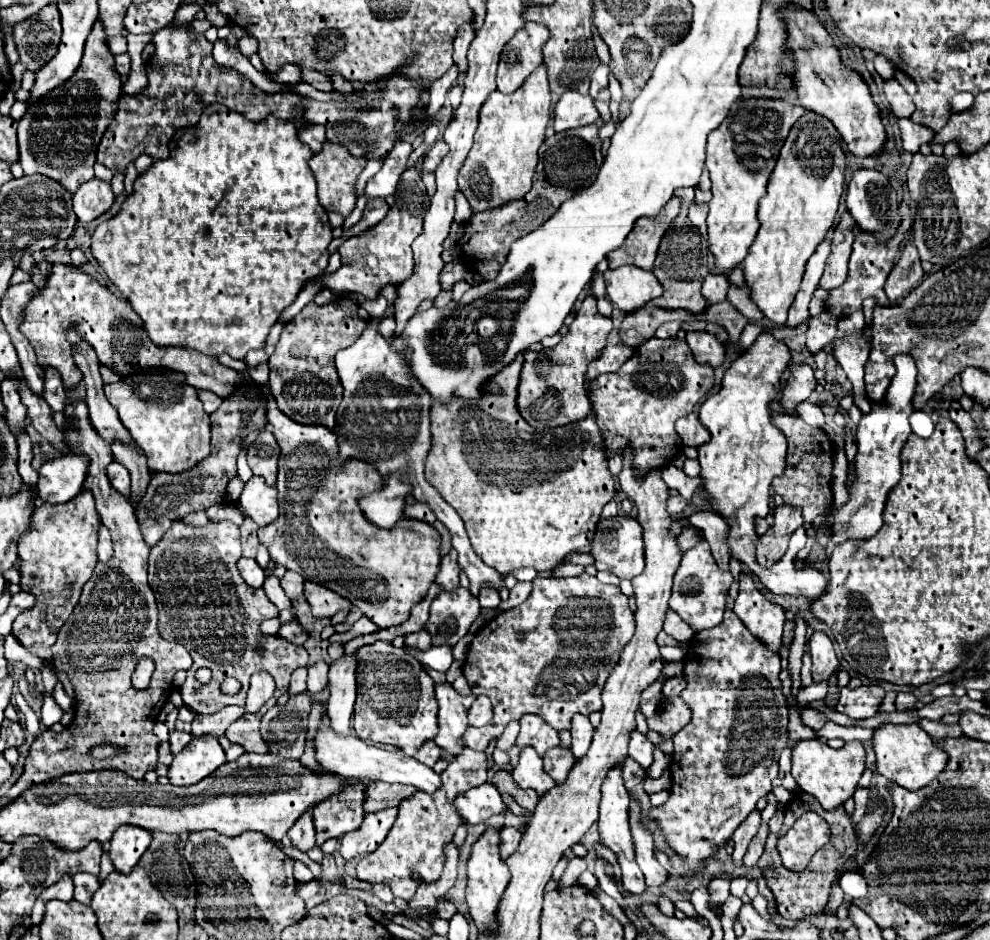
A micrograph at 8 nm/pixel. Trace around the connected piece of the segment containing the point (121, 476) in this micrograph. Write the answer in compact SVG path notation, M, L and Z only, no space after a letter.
M111 463L109 467L107 467L107 477L109 477L109 481L111 481L111 485L123 495L123 497L127 497L129 499L129 495L131 495L131 487L129 487L129 471L123 467L123 465L119 465L119 463Z

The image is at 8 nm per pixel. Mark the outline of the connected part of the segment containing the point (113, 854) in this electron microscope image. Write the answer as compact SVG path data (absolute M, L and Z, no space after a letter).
M123 825L113 833L111 847L109 847L109 859L113 861L115 871L119 873L131 873L131 869L137 865L141 855L147 851L151 843L151 833L139 827Z

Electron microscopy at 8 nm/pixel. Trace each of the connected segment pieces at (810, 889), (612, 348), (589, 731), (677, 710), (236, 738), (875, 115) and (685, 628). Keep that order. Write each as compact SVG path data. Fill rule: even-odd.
M797 793L785 807L785 821L783 827L779 831L779 835L769 835L767 837L767 845L765 851L759 859L759 869L763 873L763 877L767 879L767 887L771 889L775 903L777 903L777 913L783 919L805 919L809 915L827 915L827 901L829 901L829 893L831 893L831 885L849 869L847 861L857 857L857 837L853 831L853 823L851 817L845 813L843 807L837 807L833 811L825 811L821 809L819 801L815 797L811 797L809 793ZM807 811L815 811L817 815L821 815L831 829L831 839L829 843L823 847L823 851L817 851L807 867L807 871L803 873L789 873L783 865L781 859L777 855L777 839L781 835L785 835L789 831L789 827L795 823L795 819L799 819L803 813Z
M623 343L607 345L605 351L601 353L601 357L595 359L593 363L589 363L585 389L589 389L589 383L591 383L597 375L617 372L619 367L621 367L633 353L635 353L635 349L631 349L631 345L623 345Z
M575 715L573 717L573 727L571 727L571 737L573 737L573 745L571 745L571 753L575 759L583 757L591 745L591 737L593 737L593 725L589 723L589 719L585 715Z
M663 697L657 713L647 719L649 729L657 731L665 739L673 739L679 729L691 721L691 709L681 697Z
M261 707L261 711L255 713L255 715L243 715L243 717L239 717L227 729L225 737L231 743L241 745L245 751L251 751L251 753L269 753L269 741L265 741L261 737L261 731L259 731L259 721L261 721L261 717L263 717L265 711L267 711L267 707Z
M785 7L779 11L779 15L783 15L787 21L789 49L797 63L793 85L805 109L827 117L855 157L877 155L885 145L885 127L879 117L879 107L873 103L865 81L855 71L841 65L839 51L815 13Z
M669 611L669 613L667 613L663 631L665 631L667 635L671 635L673 639L677 639L677 641L691 641L691 637L695 635L695 633L689 629L689 625L685 625L685 623L681 621L681 617L675 615L675 611Z

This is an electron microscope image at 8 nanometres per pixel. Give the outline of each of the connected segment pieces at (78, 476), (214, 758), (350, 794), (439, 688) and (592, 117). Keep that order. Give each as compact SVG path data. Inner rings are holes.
M69 451L63 457L51 459L41 465L37 491L47 503L67 503L83 491L87 477L87 457Z
M201 737L193 739L179 755L175 755L167 777L171 785L187 787L209 777L223 763L227 763L227 759L217 739Z
M345 779L347 789L339 797L331 797L313 809L317 845L327 839L343 837L357 831L363 823L363 783L357 779Z
M449 683L435 685L435 695L439 701L439 735L435 743L445 751L447 759L455 759L463 753L463 733L469 727L467 711L475 701L475 695L461 697Z
M567 91L557 101L553 109L553 127L555 131L567 131L581 125L599 123L599 113L589 95L581 95L577 91Z

